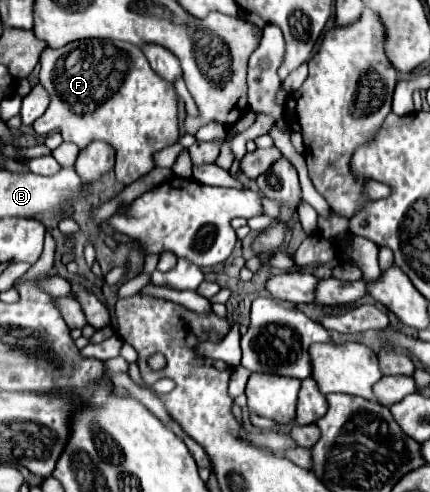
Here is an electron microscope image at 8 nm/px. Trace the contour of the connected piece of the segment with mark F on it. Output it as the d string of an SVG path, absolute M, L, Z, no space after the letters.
M83 39L67 43L61 49L43 49L39 63L39 81L49 91L51 103L47 111L33 123L33 129L41 135L59 131L63 135L63 141L75 143L79 145L79 149L93 141L111 143L111 147L115 147L115 175L119 183L129 185L131 181L137 181L137 177L147 175L155 167L153 153L177 141L179 117L175 87L159 79L159 75L151 71L151 65L147 63L143 51L133 43L123 43L117 39Z

